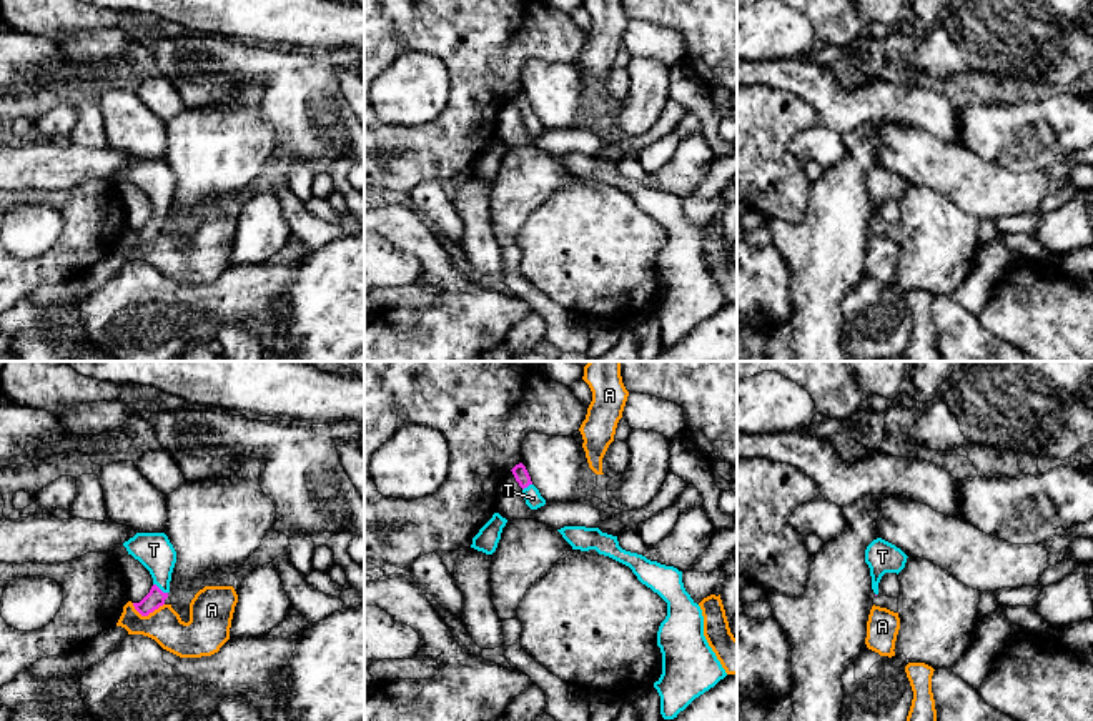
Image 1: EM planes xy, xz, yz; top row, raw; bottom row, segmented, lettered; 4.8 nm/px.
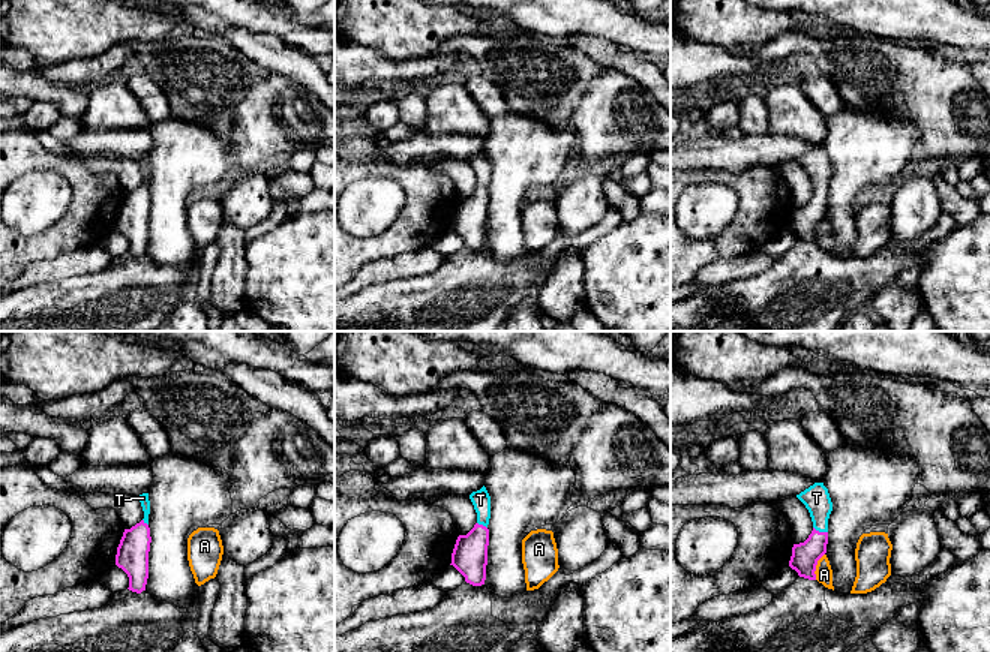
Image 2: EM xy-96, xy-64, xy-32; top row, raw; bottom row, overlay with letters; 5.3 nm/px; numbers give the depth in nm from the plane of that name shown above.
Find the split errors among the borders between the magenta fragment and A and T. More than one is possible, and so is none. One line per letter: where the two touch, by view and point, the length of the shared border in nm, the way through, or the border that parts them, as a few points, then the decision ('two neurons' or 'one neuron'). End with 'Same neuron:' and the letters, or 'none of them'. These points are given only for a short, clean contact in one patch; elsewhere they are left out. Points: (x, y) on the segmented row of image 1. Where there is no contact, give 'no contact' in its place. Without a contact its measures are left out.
A: contact xy (147, 615); length 160 nm; border xy (163, 603), (147, 615), (142, 615), (132, 605); two neurons
T: contact xy (158, 588); length 90 nm; way xy (155, 598), (158, 588), (158, 556), (153, 550); one neuron
Same neuron: T

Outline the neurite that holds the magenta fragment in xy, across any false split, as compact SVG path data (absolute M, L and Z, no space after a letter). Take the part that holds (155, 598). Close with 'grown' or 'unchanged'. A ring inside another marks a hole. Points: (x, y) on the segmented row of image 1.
M136 533L123 546L153 578L150 593L140 603L133 603L141 616L148 616L168 598L176 551L165 533Z; grown

